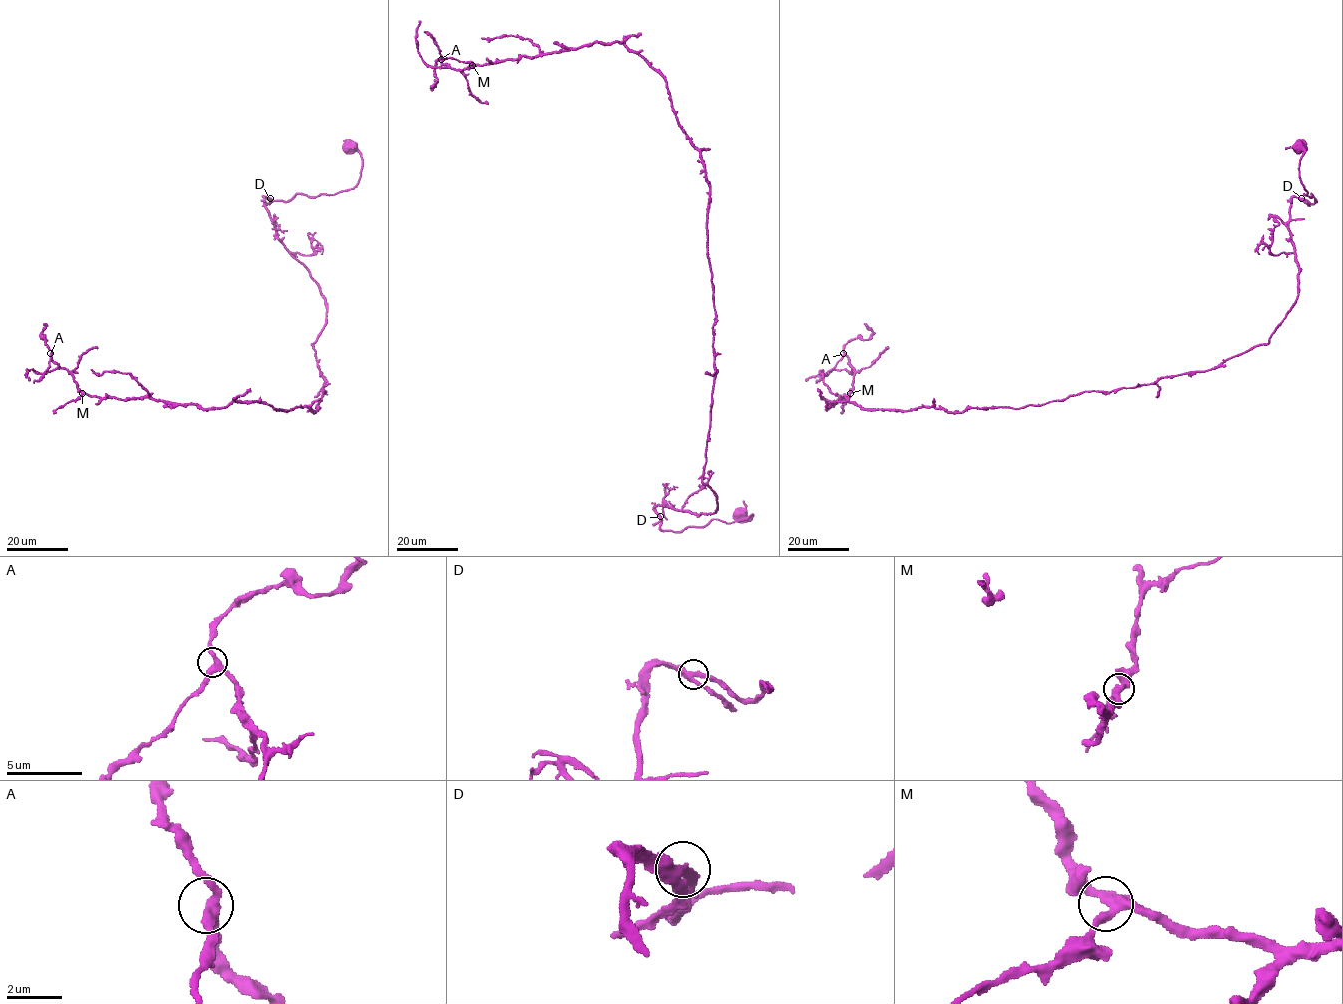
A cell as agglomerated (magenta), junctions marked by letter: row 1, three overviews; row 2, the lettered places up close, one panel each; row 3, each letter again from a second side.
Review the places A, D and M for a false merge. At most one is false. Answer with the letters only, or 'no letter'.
no letter

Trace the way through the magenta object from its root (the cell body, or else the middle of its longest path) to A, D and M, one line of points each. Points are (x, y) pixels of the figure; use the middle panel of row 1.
A: (740, 513), (673, 532), (654, 508), (717, 506), (709, 186), (667, 81), (617, 41), (441, 59)
D: (740, 513), (747, 519), (753, 515), (729, 523), (712, 519), (703, 526), (679, 532), (662, 531), (661, 516)
M: (740, 513), (673, 532), (654, 508), (717, 506), (709, 186), (667, 81), (617, 41), (472, 65)

